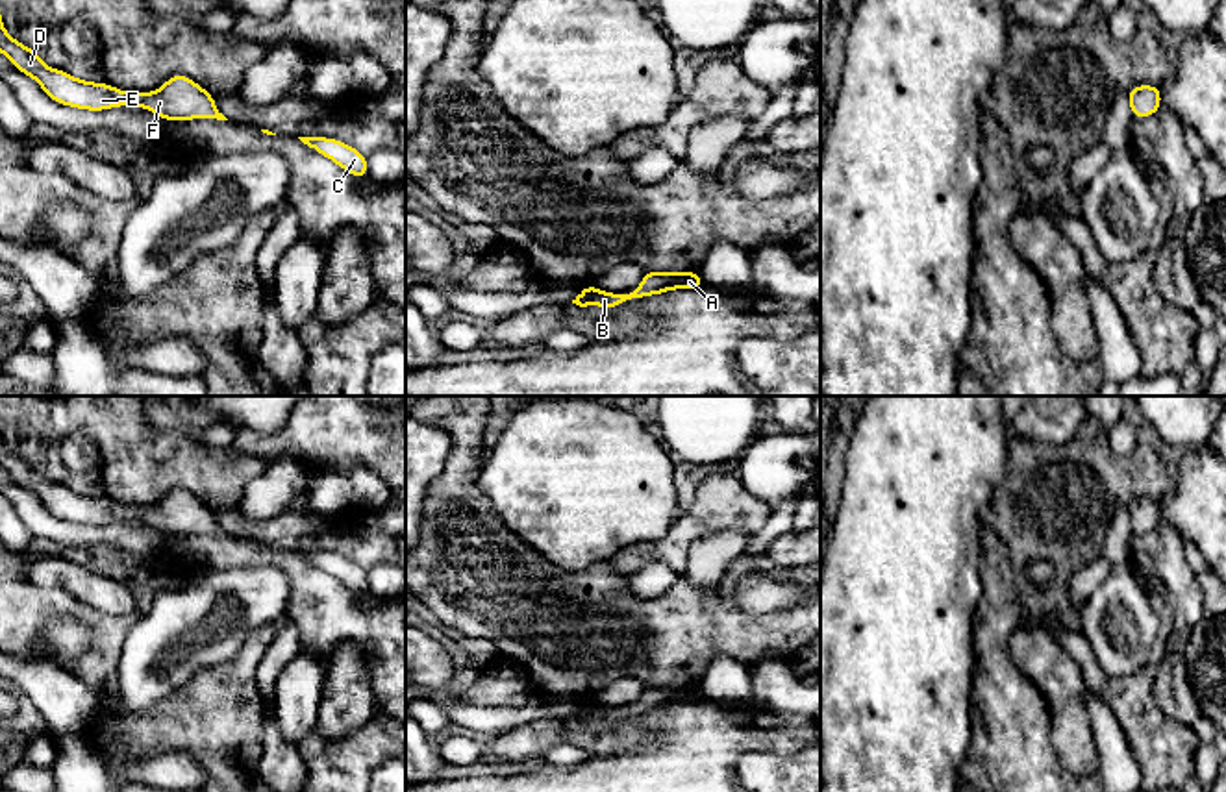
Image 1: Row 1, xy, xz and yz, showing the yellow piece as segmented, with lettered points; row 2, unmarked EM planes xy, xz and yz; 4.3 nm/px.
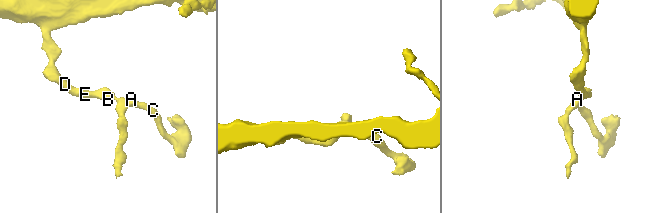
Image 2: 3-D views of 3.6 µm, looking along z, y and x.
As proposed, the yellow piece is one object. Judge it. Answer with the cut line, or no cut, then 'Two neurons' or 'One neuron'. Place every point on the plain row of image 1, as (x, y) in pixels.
No split. One neuron

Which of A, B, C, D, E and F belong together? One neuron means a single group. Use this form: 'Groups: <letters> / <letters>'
Groups: A B C D E F

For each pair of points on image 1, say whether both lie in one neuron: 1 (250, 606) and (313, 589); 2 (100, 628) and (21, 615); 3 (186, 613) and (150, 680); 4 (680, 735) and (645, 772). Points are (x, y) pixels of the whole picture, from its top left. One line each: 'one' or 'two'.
1: two
2: one
3: one
4: one

